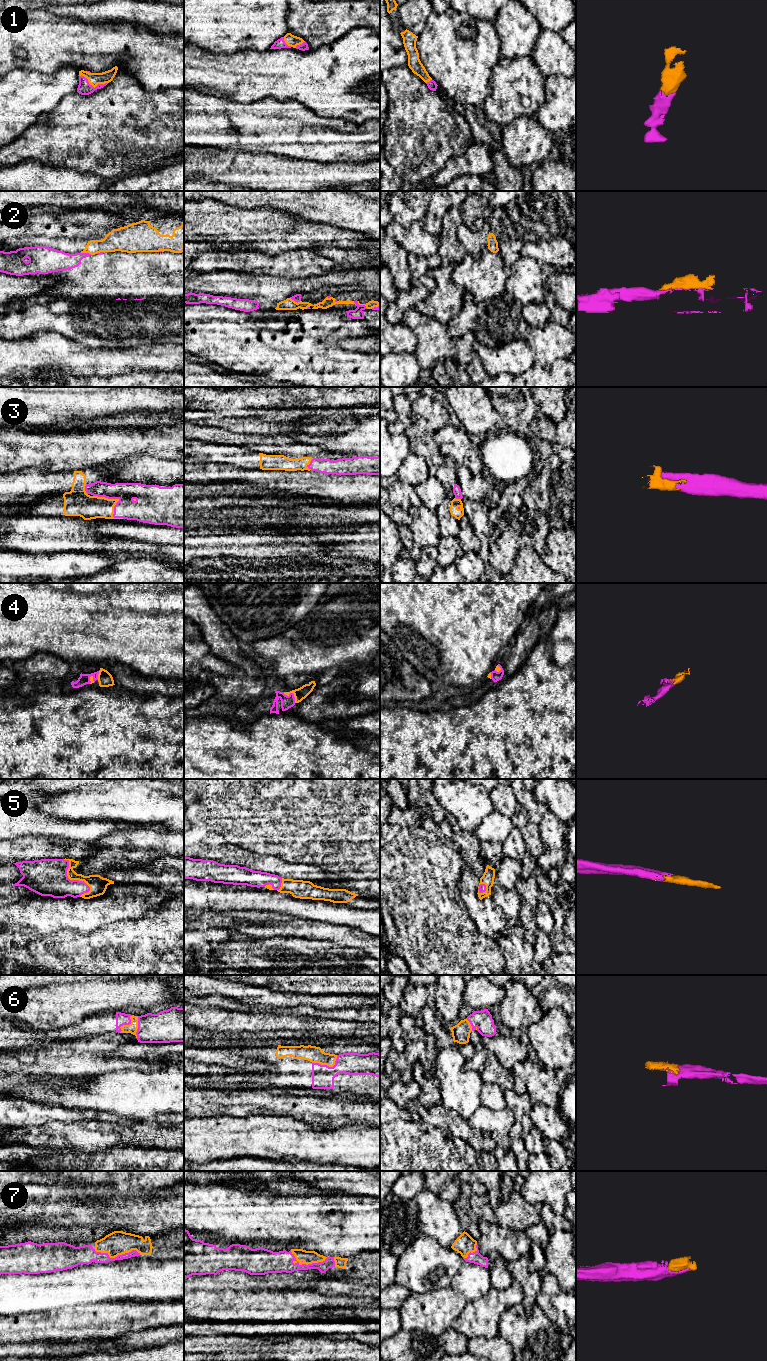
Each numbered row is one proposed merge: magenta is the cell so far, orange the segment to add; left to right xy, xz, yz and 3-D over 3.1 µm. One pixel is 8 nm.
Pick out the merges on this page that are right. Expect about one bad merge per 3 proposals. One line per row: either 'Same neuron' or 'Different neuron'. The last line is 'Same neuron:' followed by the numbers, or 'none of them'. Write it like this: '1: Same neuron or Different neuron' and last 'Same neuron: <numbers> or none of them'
1: Same neuron
2: Different neuron
3: Same neuron
4: Same neuron
5: Same neuron
6: Same neuron
7: Same neuron
Same neuron: 1, 3, 4, 5, 6, 7

